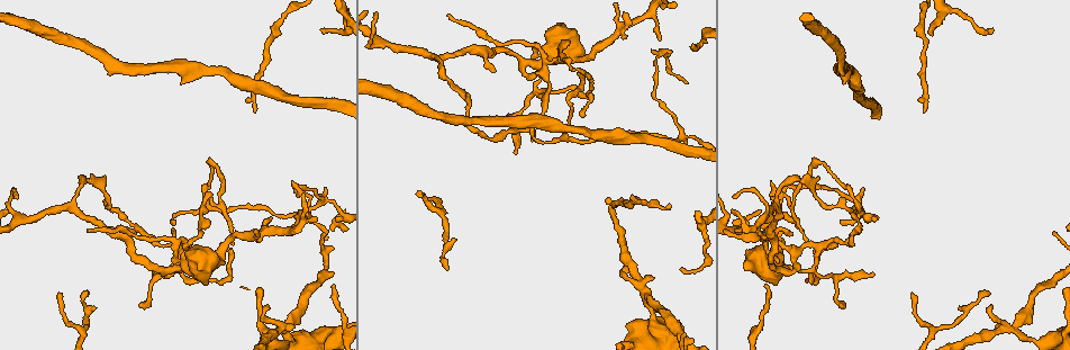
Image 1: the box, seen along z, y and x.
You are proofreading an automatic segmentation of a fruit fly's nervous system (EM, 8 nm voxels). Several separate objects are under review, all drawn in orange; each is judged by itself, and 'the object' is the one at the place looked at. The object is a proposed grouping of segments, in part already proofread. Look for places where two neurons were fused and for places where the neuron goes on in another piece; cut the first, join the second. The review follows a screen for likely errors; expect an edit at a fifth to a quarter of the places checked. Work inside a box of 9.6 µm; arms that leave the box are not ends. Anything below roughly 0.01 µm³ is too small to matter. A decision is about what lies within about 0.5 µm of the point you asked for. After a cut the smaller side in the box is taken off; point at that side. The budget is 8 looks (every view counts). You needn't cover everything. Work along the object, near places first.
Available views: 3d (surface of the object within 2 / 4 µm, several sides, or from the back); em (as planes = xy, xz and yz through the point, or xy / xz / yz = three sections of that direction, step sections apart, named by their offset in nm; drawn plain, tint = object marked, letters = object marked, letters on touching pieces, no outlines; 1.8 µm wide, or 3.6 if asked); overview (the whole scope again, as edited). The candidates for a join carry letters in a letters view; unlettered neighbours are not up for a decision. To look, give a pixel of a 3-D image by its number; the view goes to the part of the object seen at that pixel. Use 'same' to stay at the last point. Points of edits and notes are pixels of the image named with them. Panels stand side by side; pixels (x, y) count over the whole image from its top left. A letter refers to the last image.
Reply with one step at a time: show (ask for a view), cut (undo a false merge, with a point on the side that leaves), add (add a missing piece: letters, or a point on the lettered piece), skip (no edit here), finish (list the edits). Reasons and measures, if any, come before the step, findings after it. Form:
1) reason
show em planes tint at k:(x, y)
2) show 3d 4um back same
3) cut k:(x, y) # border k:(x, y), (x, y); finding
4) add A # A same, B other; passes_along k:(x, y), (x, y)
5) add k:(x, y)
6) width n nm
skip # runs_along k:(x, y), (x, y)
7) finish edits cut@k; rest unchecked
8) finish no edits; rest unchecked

closes a loop
show 3d 2um back at 1:(467, 115)

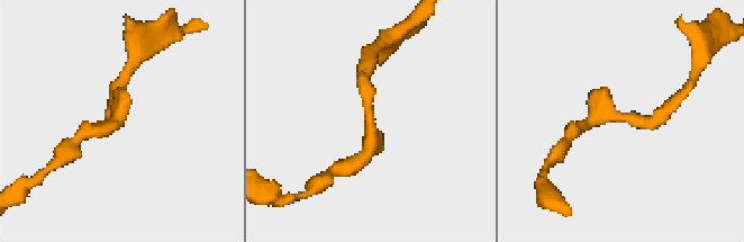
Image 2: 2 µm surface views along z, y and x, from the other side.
shape alone is not enough
show em planes tint at 2:(625, 113)

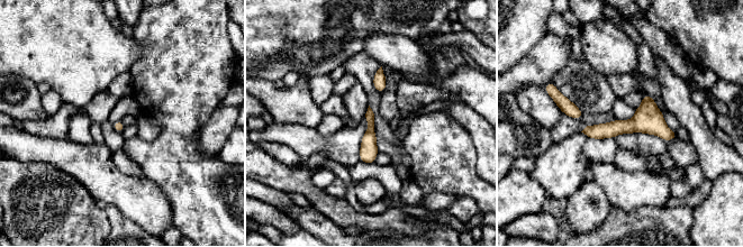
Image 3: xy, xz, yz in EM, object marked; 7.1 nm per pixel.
show em planes letters same

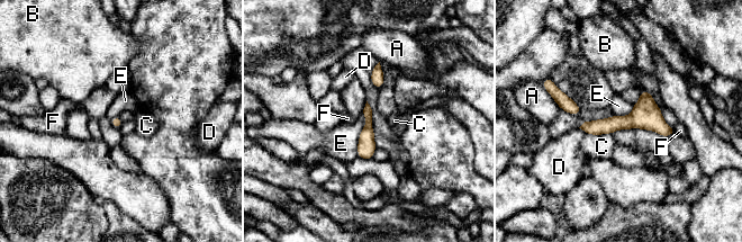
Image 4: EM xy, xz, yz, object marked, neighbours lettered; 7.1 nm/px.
skip # A other, B other, C other, D other, E other, F other; one neuron here

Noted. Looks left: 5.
calibre changes
show em 3.6um xz step 8 tint at 1:(785, 266)

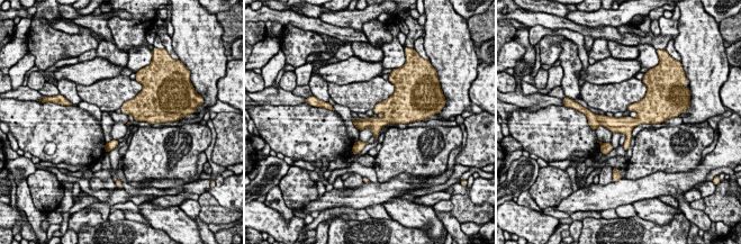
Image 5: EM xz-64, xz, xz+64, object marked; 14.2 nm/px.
show em 3.6um planes letters same

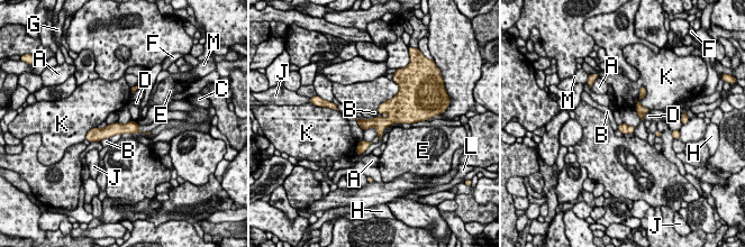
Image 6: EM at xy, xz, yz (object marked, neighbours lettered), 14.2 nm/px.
width 140 nm
skip # A other, B other, C other, D other, E other, F other, G other, H other, J other, K other, L other, M other; border 6:(363, 131), (373, 127), (378, 135); all the same neuron

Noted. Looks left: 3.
four arms meet
show 3d 2um back at 1:(643, 299)

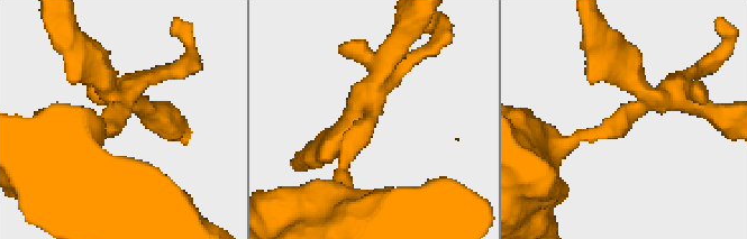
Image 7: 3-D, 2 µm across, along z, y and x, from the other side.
arms 4; now the EM
show em xz step 4 letters at 7:(114, 108)

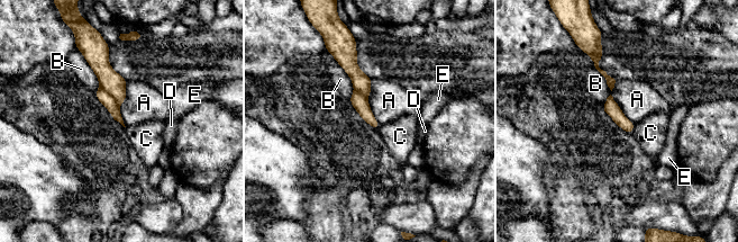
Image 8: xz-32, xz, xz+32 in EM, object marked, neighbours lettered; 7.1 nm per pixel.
cut it another way
show em planes letters same

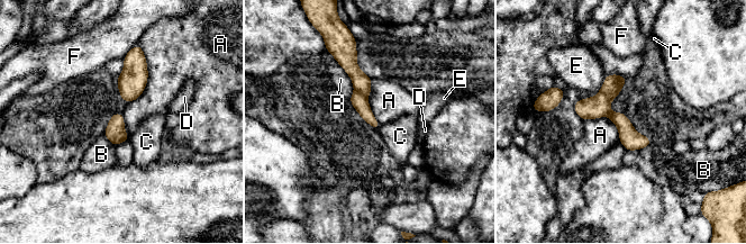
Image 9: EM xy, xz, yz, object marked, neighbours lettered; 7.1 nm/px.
cut 9:(361, 82) # A other, B other, C other, D other, E other, F other; border 9:(355, 89), (365, 97); two neurons meet here

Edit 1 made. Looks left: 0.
finish edits cut@9; rest unchecked

